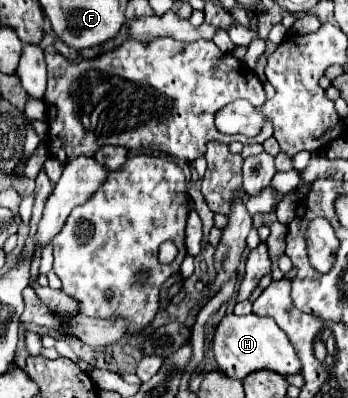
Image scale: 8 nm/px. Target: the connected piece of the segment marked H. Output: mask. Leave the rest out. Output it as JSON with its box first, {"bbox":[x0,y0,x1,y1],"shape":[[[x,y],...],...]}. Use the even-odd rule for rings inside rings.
{"bbox":[213,313,301,379],"shape":[[[255,313],[243,317],[225,315],[215,329],[213,353],[219,371],[223,371],[231,379],[245,379],[249,373],[261,369],[271,369],[285,377],[301,373],[301,361],[297,357],[297,351],[291,345],[289,337],[283,333],[283,329],[279,329],[279,325],[271,317],[261,317]]]}

